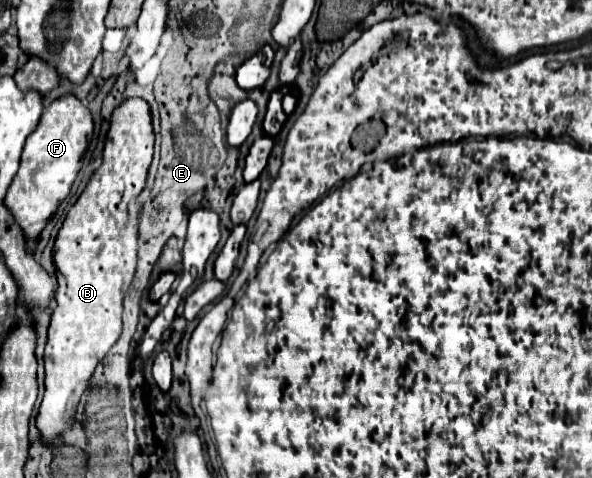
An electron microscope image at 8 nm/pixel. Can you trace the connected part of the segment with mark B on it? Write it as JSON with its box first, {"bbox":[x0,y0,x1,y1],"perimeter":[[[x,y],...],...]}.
{"bbox":[36,99,154,441],"perimeter":[[[126,99],[112,113],[102,165],[94,171],[58,231],[54,243],[58,293],[44,351],[46,393],[36,417],[46,441],[72,427],[76,405],[90,385],[96,363],[104,359],[122,333],[122,299],[134,279],[138,253],[140,203],[136,199],[146,185],[152,147],[154,131],[148,103]]]}

